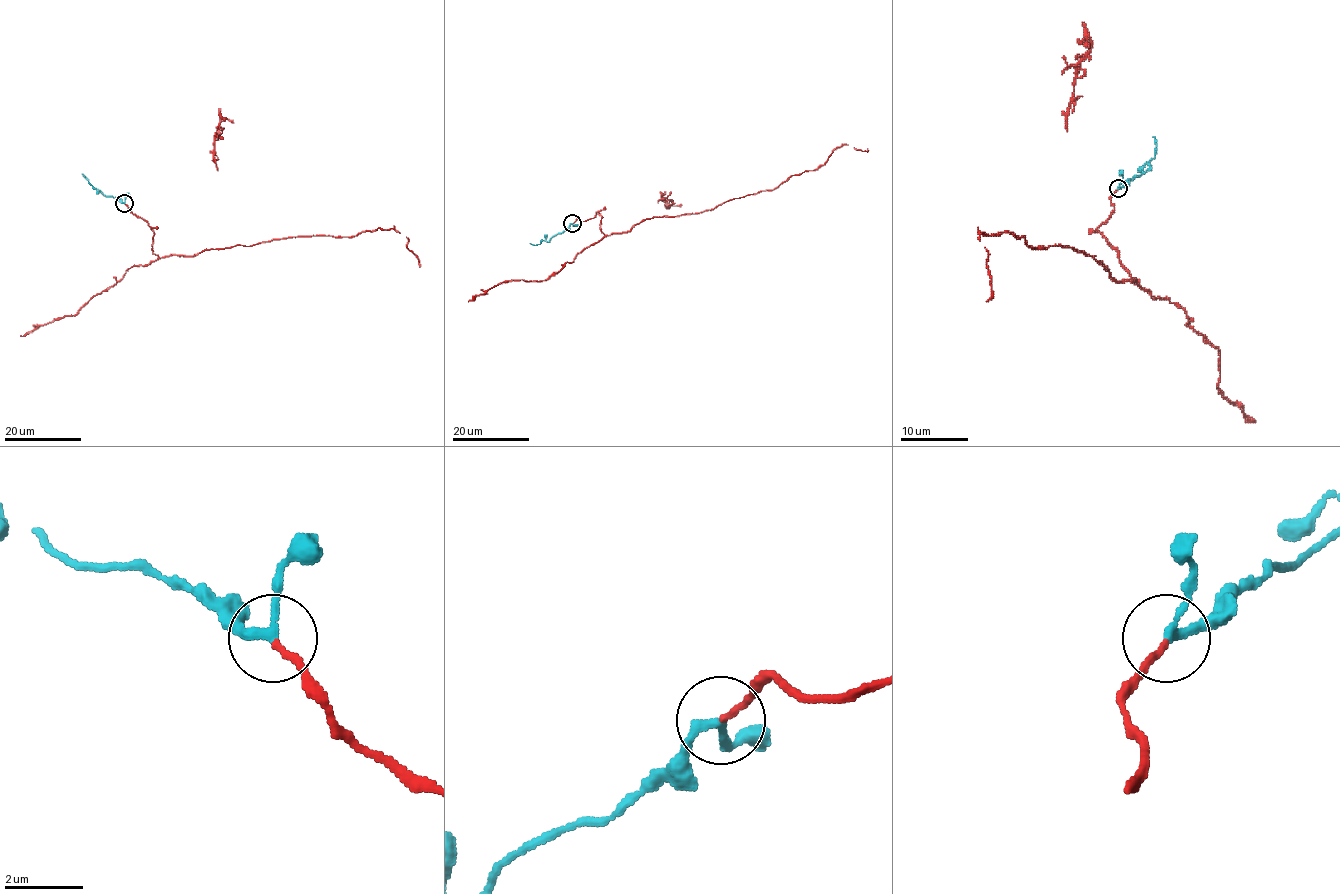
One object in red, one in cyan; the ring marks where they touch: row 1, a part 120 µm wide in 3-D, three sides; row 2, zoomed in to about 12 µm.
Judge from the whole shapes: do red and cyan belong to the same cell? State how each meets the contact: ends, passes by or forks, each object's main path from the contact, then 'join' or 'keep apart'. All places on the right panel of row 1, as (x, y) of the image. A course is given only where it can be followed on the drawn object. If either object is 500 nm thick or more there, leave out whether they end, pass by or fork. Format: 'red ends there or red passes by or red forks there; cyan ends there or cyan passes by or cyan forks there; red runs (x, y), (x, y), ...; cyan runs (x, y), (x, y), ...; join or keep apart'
red ends there; cyan passes by; red runs (1117, 188), (1097, 229), (1139, 284), (1116, 281), (1079, 251), (983, 232), (986, 301); cyan runs (1117, 188), (1151, 167), (1148, 163), (1154, 157), (1156, 146), (1153, 136); join

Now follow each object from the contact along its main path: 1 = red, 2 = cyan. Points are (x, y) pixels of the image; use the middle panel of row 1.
1: (573, 223), (597, 211), (608, 235), (627, 233), (653, 217), (772, 190), (841, 146), (867, 148)
2: (573, 223), (547, 242), (530, 243)

